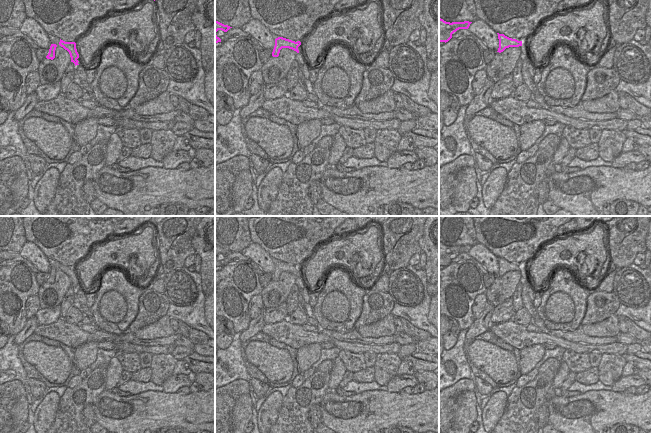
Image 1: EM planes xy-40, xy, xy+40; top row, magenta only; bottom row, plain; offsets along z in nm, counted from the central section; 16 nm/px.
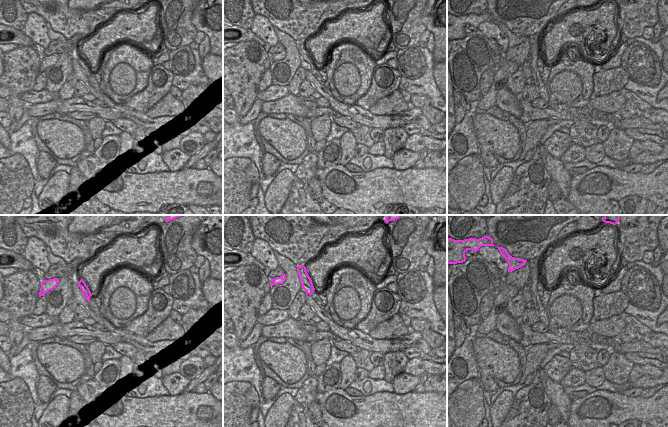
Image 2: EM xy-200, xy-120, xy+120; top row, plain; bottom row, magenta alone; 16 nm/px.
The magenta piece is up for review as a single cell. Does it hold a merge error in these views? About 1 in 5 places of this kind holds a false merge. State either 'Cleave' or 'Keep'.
Keep.

